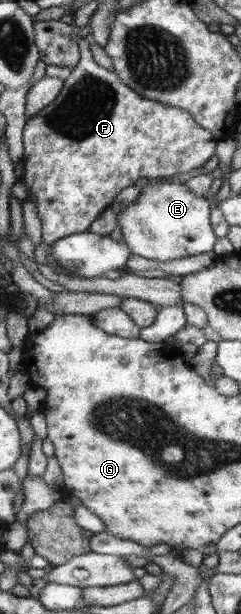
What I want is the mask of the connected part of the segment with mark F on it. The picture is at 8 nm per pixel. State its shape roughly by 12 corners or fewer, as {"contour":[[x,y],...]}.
{"contour":[[78,63],[22,131],[33,252],[125,186],[183,177],[218,143],[188,111]]}

